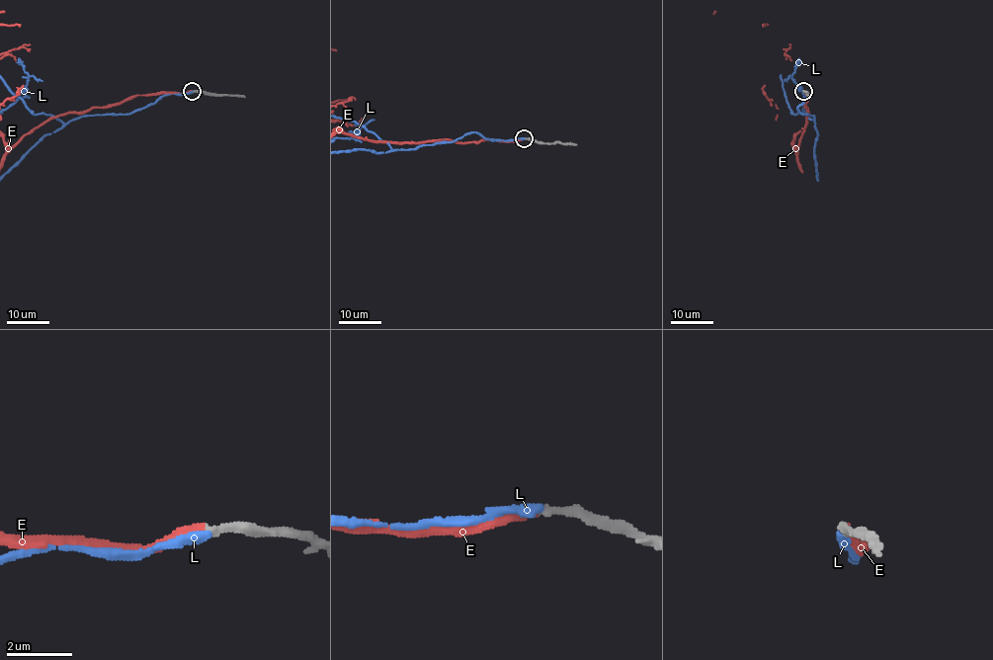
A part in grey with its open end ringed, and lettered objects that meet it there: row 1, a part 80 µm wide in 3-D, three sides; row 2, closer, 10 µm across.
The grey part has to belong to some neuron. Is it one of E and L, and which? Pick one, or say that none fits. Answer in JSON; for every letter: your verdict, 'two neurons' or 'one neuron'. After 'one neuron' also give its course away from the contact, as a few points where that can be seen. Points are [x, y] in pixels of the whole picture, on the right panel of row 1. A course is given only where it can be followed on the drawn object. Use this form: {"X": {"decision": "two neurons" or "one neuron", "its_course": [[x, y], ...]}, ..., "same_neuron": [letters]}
{"E": {"decision": "one neuron"}, "L": {"decision": "two neurons"}, "same_neuron": ["E"]}

